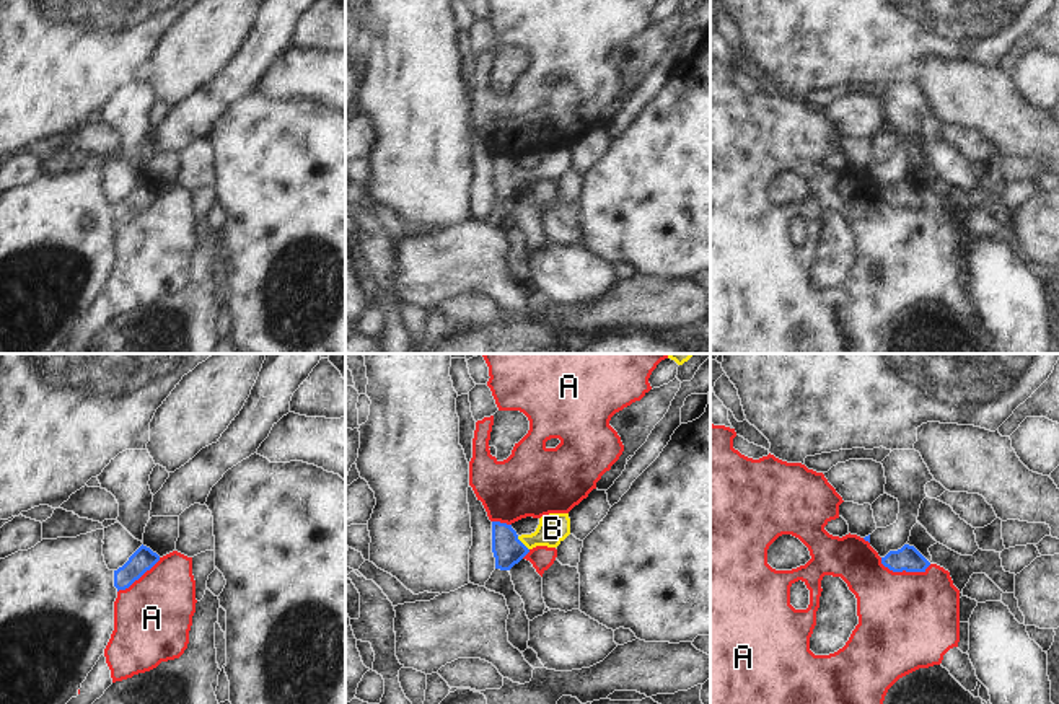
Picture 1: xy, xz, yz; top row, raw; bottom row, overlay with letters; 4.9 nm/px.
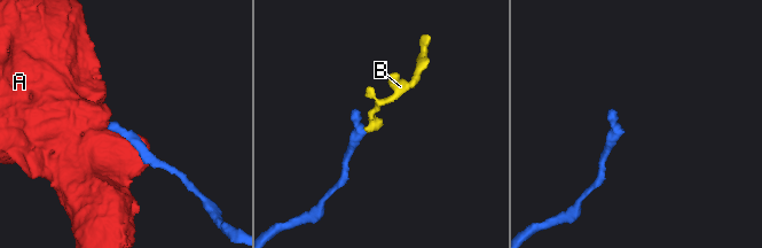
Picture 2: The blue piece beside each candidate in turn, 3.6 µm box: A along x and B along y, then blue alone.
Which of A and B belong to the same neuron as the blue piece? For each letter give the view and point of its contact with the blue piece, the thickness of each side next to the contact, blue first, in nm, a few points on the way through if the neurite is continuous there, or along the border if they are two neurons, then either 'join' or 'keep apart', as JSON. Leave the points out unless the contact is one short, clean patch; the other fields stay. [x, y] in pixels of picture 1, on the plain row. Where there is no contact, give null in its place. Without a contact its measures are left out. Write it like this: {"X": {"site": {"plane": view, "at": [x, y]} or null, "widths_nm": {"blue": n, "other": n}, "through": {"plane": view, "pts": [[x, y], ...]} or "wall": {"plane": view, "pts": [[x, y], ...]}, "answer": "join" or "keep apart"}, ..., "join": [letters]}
{"A": {"site": {"plane": "yz", "at": [905, 204]}, "widths_nm": {"blue": 120, "other": 480}, "answer": "keep apart"}, "B": {"site": {"plane": "xz", "at": [522, 178]}, "widths_nm": {"blue": 150, "other": 150}, "through": {"plane": "xz", "pts": [[507, 183], [515, 183], [522, 178], [540, 173], [553, 163]]}, "answer": "join"}, "join": ["B"]}

